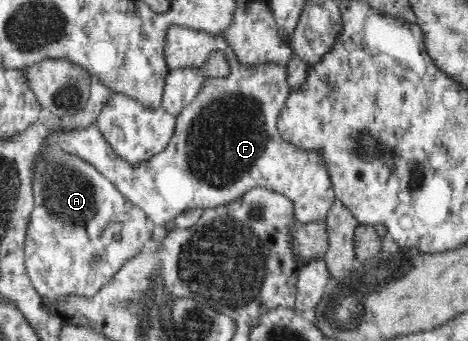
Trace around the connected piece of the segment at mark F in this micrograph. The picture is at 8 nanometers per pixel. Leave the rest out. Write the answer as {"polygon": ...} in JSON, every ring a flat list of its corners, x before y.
{"polygon":[[173,24,168,27,164,35,163,59,169,72,177,69,201,69,211,53,220,51,228,63,228,74,217,83,222,94,212,101,198,101,194,99,183,108,176,117,173,135,167,147,156,153,148,160,133,164,122,158,111,148,105,140,103,132,96,124,85,129,61,133,51,137,51,143,59,149,79,156,83,161,95,166,117,189,121,196,129,201,130,205,140,208,149,217,157,228,175,220,187,209,201,208,213,209,219,205,229,205,239,197,243,197,251,188,267,188,276,193,285,195,294,206,294,217,301,224,318,219,327,219,329,207,335,203,334,187,327,175,327,170,316,153,303,152,295,148,280,136,278,130,278,117,280,109,284,106,291,87,287,83,285,65,241,65,234,56,233,51,226,45,220,36,208,36,206,32,185,28]]}

